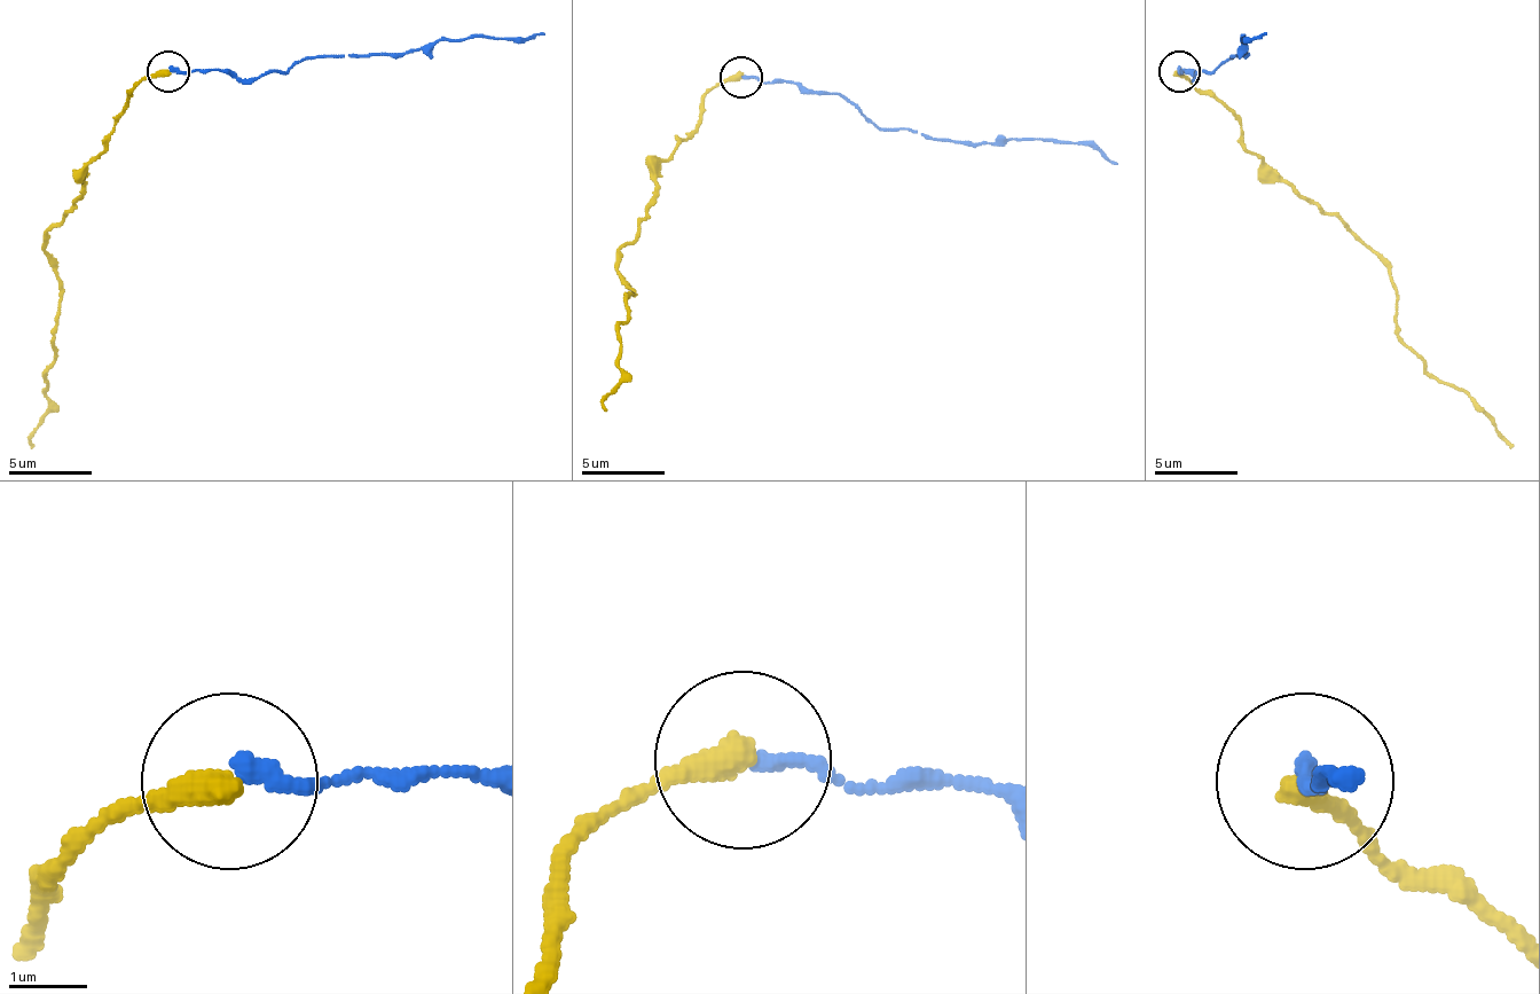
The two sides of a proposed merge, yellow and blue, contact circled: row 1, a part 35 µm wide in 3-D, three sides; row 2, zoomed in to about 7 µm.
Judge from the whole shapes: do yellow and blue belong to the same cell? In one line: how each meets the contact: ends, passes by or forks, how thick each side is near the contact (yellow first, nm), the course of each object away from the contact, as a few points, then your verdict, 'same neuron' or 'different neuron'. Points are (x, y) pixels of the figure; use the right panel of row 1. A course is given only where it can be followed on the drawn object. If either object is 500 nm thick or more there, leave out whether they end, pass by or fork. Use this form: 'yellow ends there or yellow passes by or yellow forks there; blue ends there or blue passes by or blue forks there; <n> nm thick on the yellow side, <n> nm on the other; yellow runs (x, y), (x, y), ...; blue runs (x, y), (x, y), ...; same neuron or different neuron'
yellow ends there; blue ends there; 380 nm thick on the yellow side, 220 nm on the other; yellow runs (1178, 72), (1240, 122), (1244, 147), (1265, 167), (1376, 255), (1397, 292), (1397, 337), (1455, 383), (1509, 449); blue runs (1178, 69), (1194, 77), (1211, 72), (1232, 56), (1244, 52), (1240, 39), (1265, 31); different neuron

